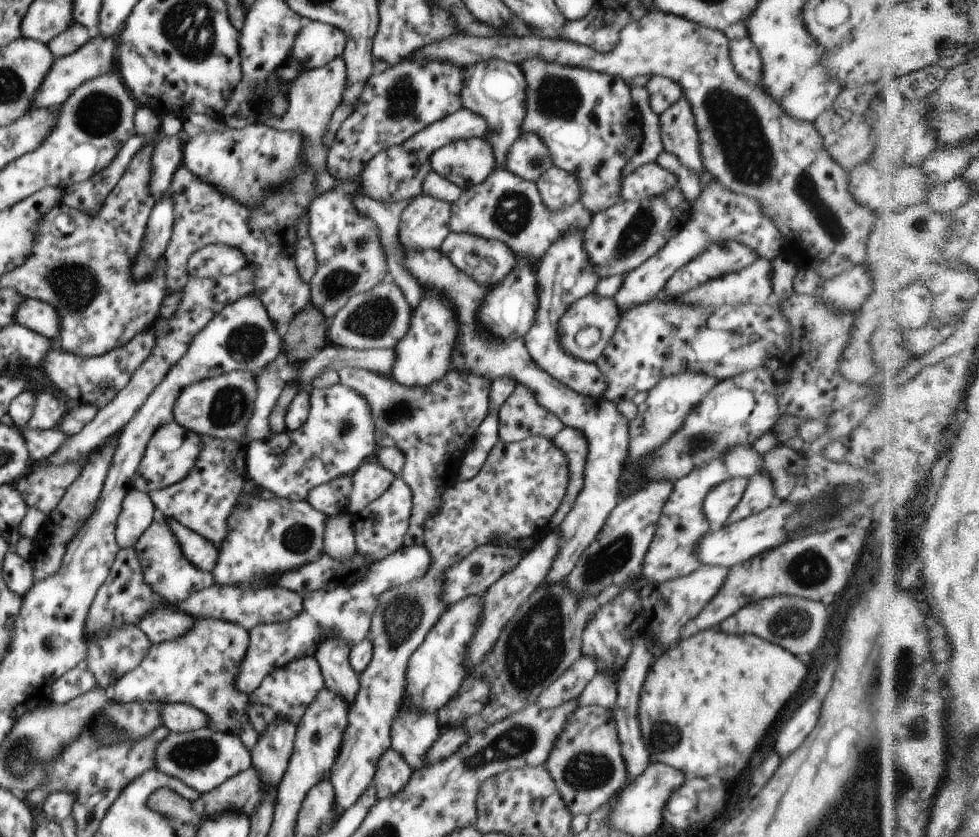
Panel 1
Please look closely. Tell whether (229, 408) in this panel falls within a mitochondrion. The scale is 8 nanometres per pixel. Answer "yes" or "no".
yes

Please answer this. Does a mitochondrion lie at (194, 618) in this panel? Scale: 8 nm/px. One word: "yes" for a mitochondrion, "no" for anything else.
no

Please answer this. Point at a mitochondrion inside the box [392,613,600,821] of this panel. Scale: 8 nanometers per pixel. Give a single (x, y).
(516, 741)

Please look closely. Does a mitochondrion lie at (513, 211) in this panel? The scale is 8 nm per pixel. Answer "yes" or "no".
yes

